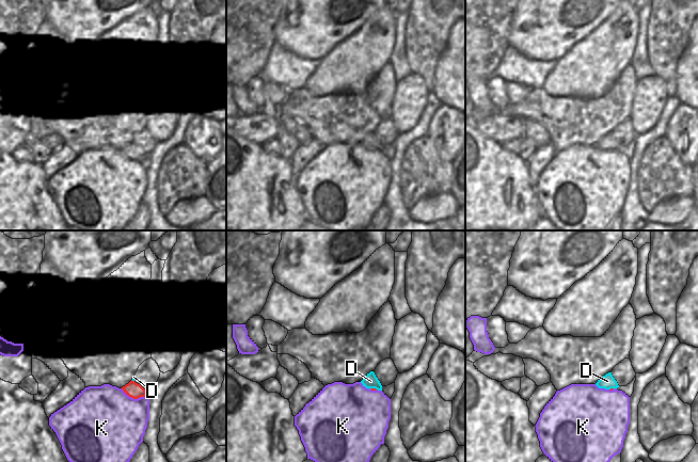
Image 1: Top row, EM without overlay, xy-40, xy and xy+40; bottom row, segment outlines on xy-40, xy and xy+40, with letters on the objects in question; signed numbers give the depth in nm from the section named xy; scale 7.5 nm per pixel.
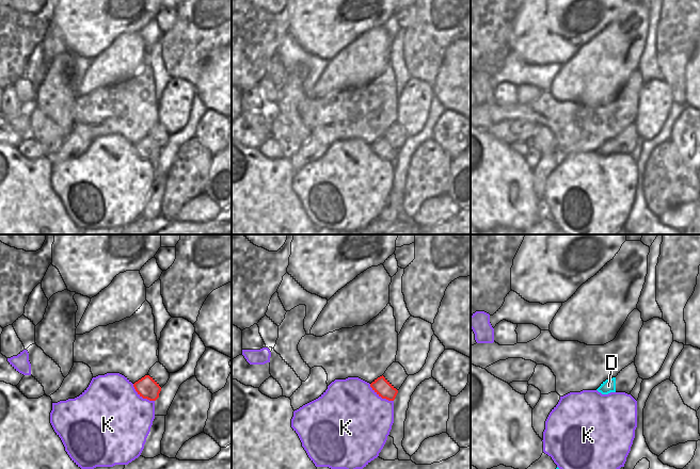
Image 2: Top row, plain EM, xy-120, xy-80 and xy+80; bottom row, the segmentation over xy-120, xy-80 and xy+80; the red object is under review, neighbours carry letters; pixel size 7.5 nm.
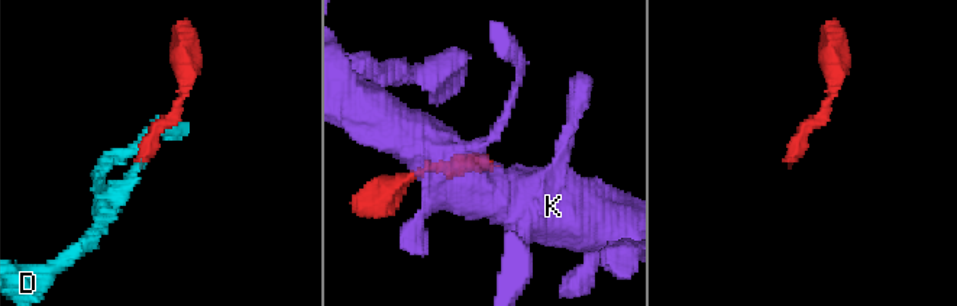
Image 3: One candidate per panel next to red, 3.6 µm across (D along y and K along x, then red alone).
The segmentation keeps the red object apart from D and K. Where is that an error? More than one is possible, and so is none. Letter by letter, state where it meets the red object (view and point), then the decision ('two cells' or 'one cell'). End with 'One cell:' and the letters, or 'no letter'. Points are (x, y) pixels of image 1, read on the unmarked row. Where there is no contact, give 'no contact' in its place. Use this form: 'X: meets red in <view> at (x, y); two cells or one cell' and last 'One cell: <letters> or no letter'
D: meets red in xy at (373, 149); one cell
K: meets red in xy-40 at (133, 159); two cells
One cell: D

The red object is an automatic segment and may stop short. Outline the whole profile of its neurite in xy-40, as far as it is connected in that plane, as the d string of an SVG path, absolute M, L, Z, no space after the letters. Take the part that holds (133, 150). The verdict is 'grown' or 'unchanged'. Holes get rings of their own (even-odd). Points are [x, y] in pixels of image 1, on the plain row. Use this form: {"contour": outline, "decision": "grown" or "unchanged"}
{"contour": "M130 142L128 145L122 148L124 154L133 160L138 160L140 158L147 158L145 150L134 142Z", "decision": "unchanged"}

